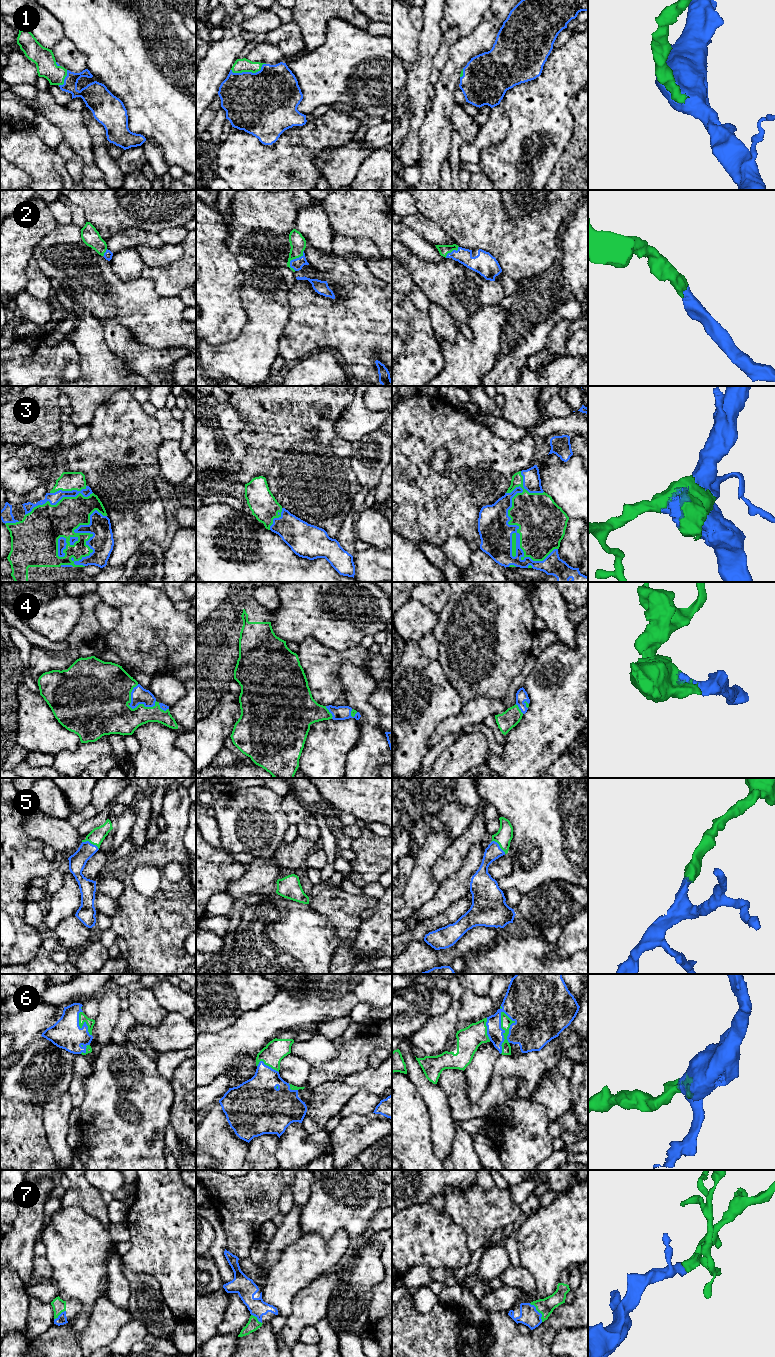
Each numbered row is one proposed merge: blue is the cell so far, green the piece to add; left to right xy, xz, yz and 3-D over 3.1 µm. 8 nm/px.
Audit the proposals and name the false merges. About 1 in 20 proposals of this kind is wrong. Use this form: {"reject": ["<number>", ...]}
{"reject": []}

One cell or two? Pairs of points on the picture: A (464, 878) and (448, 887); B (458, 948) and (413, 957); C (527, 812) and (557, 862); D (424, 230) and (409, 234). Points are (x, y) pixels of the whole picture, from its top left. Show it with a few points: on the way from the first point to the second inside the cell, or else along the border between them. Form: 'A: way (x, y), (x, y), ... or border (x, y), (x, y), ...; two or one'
A: way (460, 881), (452, 887); one
B: way (447, 955), (444, 957), (424, 957); one
C: way (539, 824), (557, 842), (557, 850); one
D: border (402, 223), (435, 244); two

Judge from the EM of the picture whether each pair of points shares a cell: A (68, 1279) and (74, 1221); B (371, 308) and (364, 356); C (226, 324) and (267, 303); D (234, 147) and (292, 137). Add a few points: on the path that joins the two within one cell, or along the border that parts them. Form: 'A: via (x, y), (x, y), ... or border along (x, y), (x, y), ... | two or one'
A: via (74, 1265), (74, 1235) | one
B: via (369, 320), (364, 325), (364, 344) | one
C: border along (241, 291), (246, 323), (237, 336) | two
D: via (248, 151), (278, 151) | one

